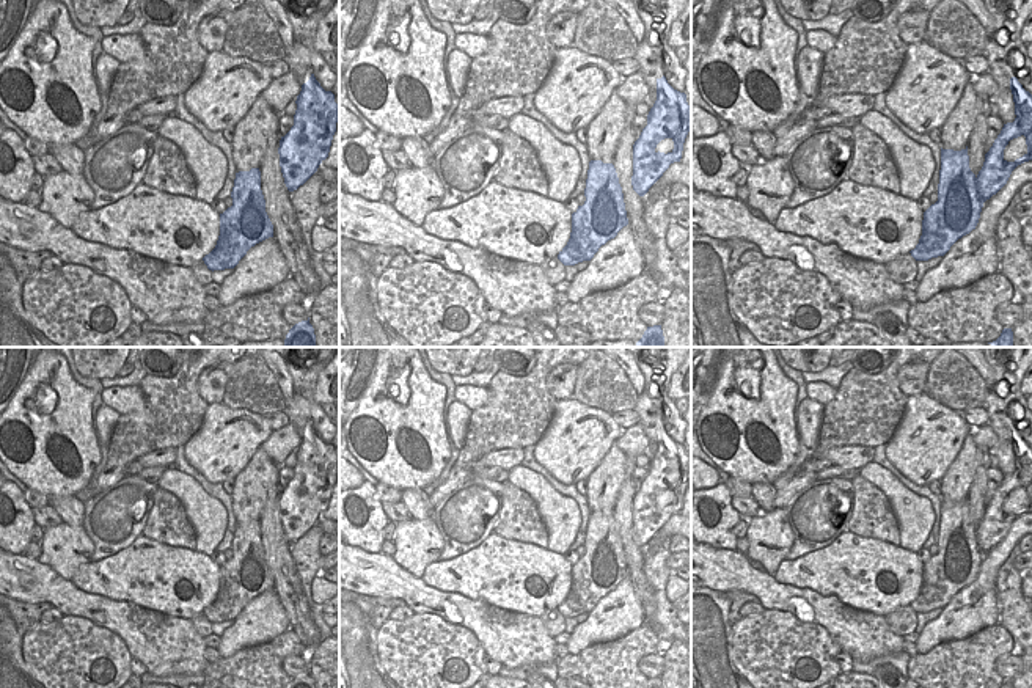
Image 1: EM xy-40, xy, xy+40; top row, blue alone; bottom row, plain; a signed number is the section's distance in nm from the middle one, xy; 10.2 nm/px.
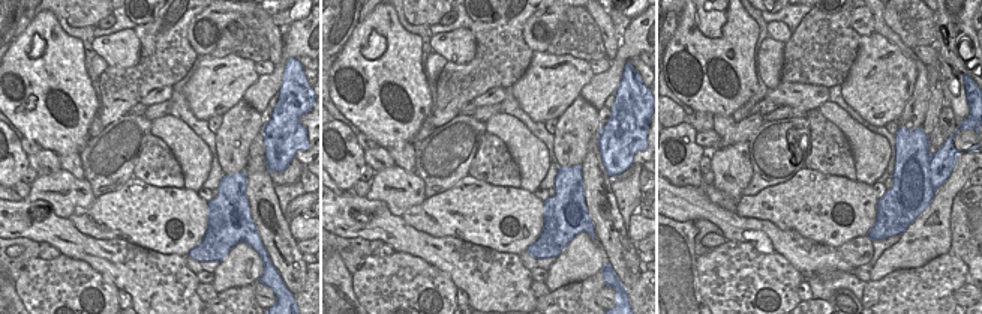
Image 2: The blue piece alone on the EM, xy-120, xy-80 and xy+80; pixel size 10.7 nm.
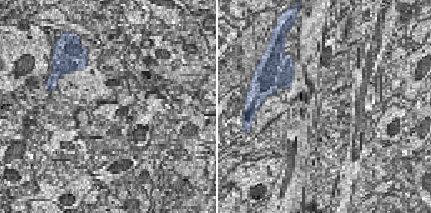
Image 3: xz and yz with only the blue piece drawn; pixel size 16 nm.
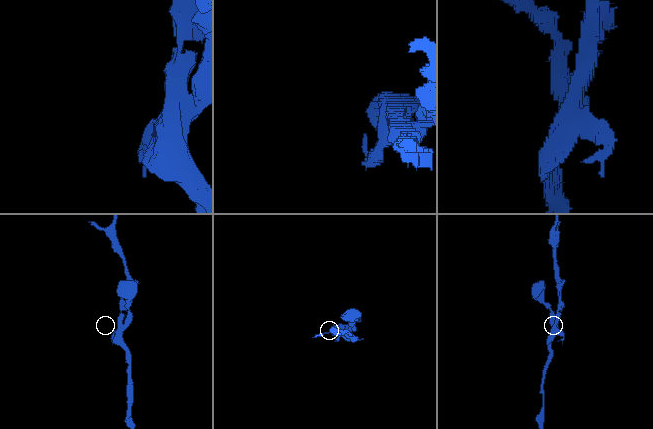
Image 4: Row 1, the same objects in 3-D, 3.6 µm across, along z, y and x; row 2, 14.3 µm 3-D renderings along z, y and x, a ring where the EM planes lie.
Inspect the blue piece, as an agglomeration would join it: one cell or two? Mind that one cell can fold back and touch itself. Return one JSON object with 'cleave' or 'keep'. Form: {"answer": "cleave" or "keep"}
{"answer": "cleave"}

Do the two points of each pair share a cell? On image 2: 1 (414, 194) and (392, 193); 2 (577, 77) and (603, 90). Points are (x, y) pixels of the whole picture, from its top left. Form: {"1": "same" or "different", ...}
{"1": "same", "2": "different"}

